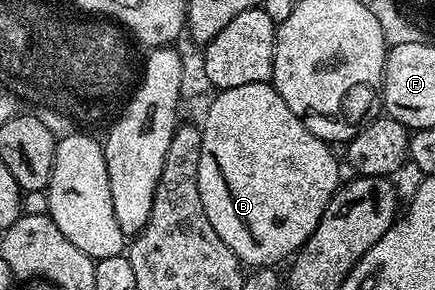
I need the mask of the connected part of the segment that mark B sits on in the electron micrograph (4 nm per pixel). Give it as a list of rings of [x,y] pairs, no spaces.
[[[267,82],[242,84],[242,88],[222,90],[215,96],[217,98],[209,104],[208,115],[205,116],[204,122],[202,121],[200,132],[202,148],[198,160],[198,192],[202,196],[202,208],[206,208],[206,216],[210,220],[210,224],[214,224],[214,232],[218,232],[218,236],[222,236],[222,240],[226,240],[226,244],[238,255],[241,263],[248,265],[249,262],[249,267],[252,268],[275,267],[277,265],[275,262],[280,262],[283,258],[291,259],[314,232],[314,228],[318,228],[318,220],[322,216],[326,204],[330,204],[330,200],[341,185],[340,166],[336,163],[335,156],[332,155],[333,147],[329,143],[323,142],[318,136],[311,134],[300,118],[294,116],[294,112],[290,112],[290,108],[286,108],[286,100],[282,100],[282,96],[278,96],[275,86]]]

